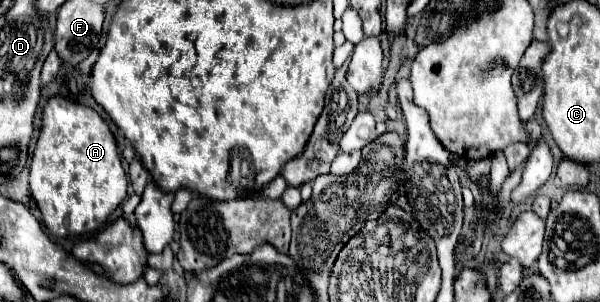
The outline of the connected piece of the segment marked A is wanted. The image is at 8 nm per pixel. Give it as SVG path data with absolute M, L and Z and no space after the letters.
M52 97L44 105L42 131L30 163L30 195L54 237L96 231L126 199L128 179L106 121L90 107Z

